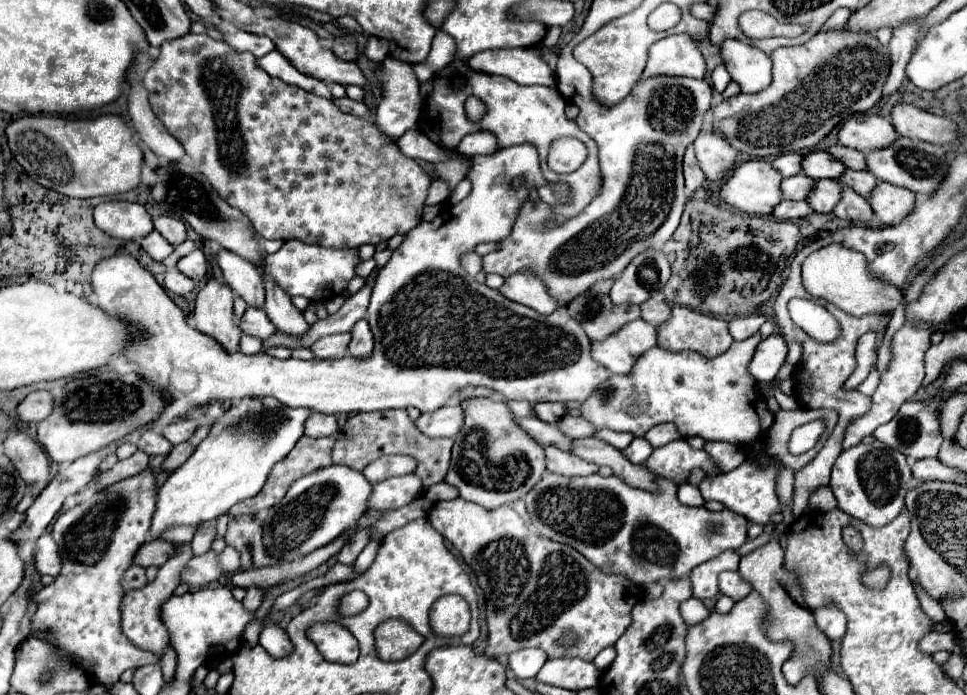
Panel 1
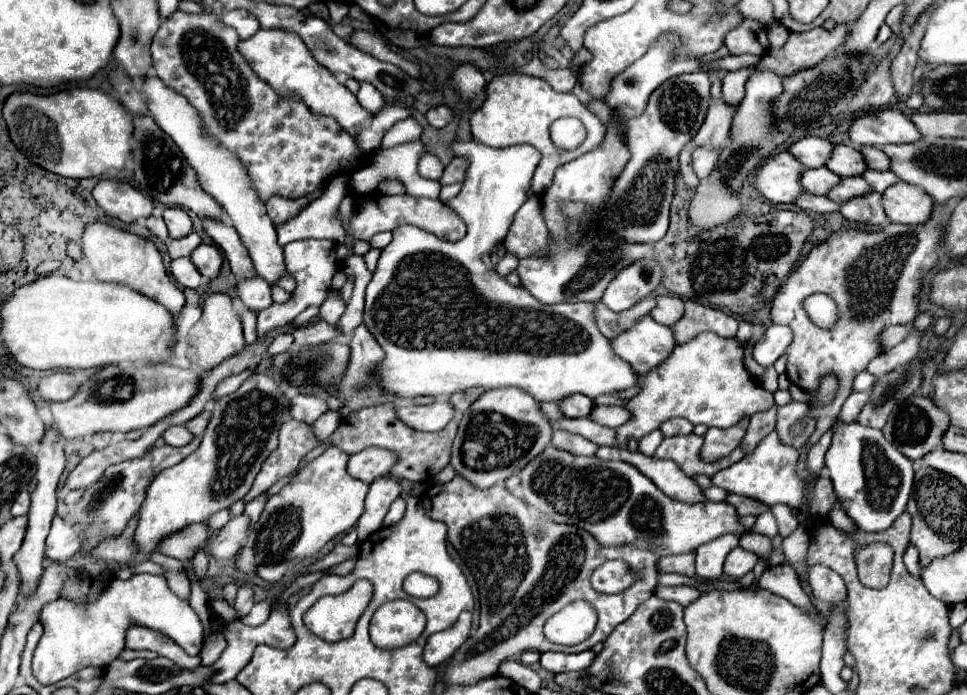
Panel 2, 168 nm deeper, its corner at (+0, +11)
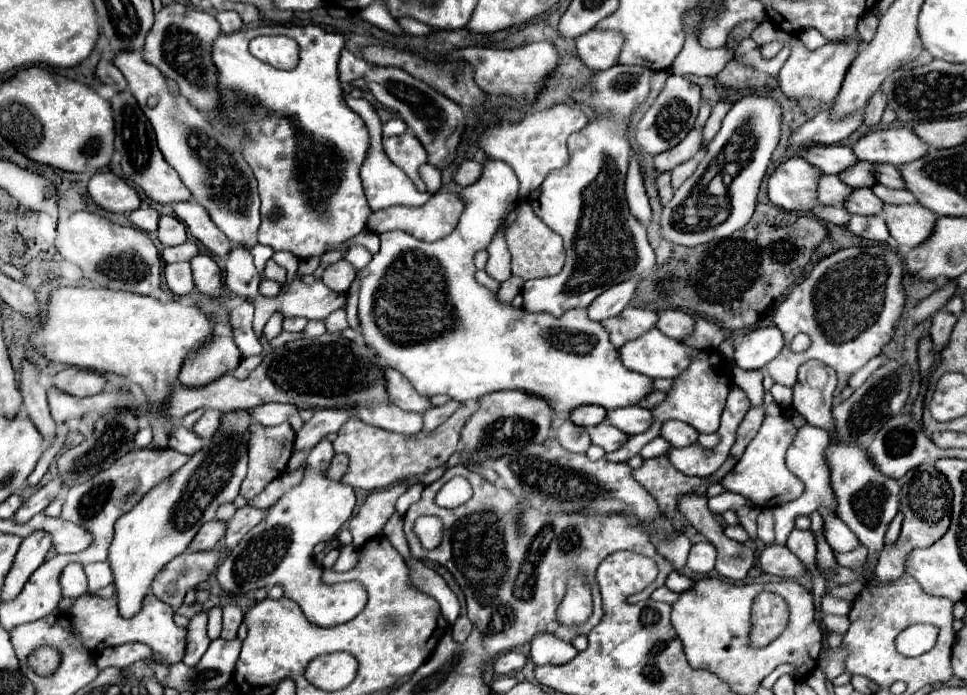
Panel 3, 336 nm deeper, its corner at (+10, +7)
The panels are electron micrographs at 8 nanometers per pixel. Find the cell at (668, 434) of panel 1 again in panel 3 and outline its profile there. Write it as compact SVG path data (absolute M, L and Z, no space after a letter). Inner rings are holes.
M668 420L662 426L662 438L666 438L674 448L686 448L698 442L698 432L684 422Z

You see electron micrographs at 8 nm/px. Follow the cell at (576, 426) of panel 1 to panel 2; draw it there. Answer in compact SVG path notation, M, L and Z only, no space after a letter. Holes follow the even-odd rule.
M596 406L588 418L596 424L616 428L628 420L628 412L622 406Z

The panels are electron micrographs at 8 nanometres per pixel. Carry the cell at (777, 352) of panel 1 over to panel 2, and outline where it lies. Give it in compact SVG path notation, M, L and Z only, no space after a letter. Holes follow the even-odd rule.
M772 324L762 338L754 344L752 356L760 366L772 366L790 346L792 342L792 330L788 326L776 326Z

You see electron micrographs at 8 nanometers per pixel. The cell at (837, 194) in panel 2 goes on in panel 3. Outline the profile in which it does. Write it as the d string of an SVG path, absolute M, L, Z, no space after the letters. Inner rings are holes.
M870 188L854 190L850 194L850 200L846 200L844 206L848 208L848 212L862 214L862 216L878 216L884 210L882 200L878 200L878 196Z

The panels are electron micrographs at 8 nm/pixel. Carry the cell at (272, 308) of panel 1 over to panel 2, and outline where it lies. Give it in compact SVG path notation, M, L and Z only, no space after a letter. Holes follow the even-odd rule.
M148 76L148 80L144 80L144 84L140 84L140 92L148 98L148 110L154 116L156 124L176 142L176 146L184 152L188 164L192 164L192 168L196 168L196 172L200 174L202 188L222 204L226 216L232 220L236 232L240 234L240 240L248 248L250 258L254 260L256 272L270 286L276 286L278 280L286 272L282 246L276 242L274 224L272 224L270 216L266 214L264 204L260 204L256 192L248 186L248 176L244 172L244 166L234 156L230 156L230 152L226 148L220 148L216 144L216 140L202 134L202 124L200 124L200 118L196 116L196 110L184 100L184 96L180 96L180 94L172 92L170 88L166 88L164 84L160 84L160 80L156 80L156 76Z

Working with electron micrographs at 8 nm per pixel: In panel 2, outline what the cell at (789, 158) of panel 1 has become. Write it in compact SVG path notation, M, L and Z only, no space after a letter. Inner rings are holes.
M806 136L798 142L794 142L792 146L788 146L788 152L794 158L798 158L806 168L824 166L824 160L828 160L830 150L832 150L832 144L818 136Z

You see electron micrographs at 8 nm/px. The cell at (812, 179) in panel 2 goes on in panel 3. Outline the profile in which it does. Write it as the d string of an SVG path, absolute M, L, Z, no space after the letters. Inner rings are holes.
M822 176L820 184L818 184L818 200L820 204L844 204L848 200L848 196L852 194L852 190L842 184L842 180L838 176Z

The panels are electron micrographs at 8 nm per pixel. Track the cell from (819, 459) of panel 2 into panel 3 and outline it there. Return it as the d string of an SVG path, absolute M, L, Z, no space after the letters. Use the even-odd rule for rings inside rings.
M806 424L798 430L792 446L788 448L788 454L786 454L786 466L790 468L790 472L794 472L802 482L804 482L806 490L800 498L792 500L790 506L778 506L774 508L774 522L776 522L776 542L784 544L788 534L792 532L794 528L794 520L798 516L808 516L812 514L814 510L818 508L828 508L832 514L836 514L836 496L834 496L834 490L830 486L830 468L828 468L828 462L825 460L825 451L829 445L830 438L825 430Z

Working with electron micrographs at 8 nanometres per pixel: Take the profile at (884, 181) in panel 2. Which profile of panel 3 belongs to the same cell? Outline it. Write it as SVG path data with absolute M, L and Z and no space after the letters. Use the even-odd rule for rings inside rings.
M876 184L876 186L872 188L872 192L874 192L884 204L894 204L894 206L896 206L896 204L916 204L916 202L918 202L912 192L906 192L906 190L890 190L890 188L882 186L882 184Z

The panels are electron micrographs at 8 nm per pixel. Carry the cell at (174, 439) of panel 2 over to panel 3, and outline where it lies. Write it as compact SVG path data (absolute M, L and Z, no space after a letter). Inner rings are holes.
M176 428L174 436L170 436L170 448L188 456L194 456L198 450L202 450L202 446L204 446L204 440L186 428Z

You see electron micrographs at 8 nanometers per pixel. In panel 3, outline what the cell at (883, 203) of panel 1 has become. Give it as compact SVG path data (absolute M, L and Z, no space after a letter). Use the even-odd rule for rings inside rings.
M904 204L904 206L884 206L882 218L888 224L888 230L898 246L916 248L928 240L934 232L936 218L934 212L922 204Z

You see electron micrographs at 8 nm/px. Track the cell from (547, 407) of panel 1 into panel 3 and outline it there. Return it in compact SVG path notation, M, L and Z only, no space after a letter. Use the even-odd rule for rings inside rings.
M590 406L578 408L578 412L570 414L570 420L574 420L574 424L584 426L584 428L598 426L606 420L606 410L604 408L590 408Z

